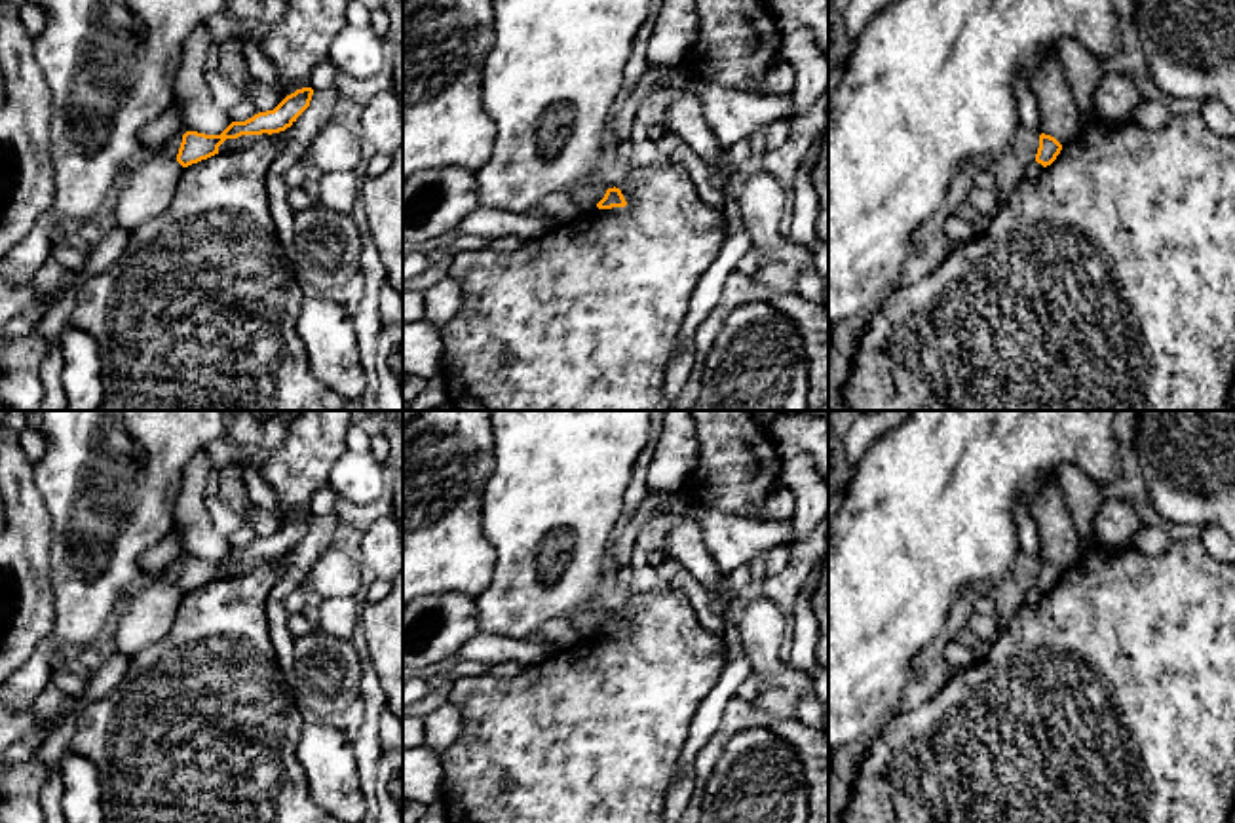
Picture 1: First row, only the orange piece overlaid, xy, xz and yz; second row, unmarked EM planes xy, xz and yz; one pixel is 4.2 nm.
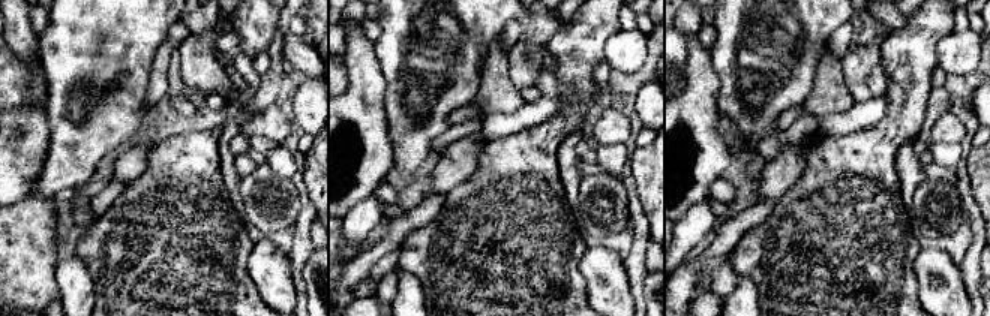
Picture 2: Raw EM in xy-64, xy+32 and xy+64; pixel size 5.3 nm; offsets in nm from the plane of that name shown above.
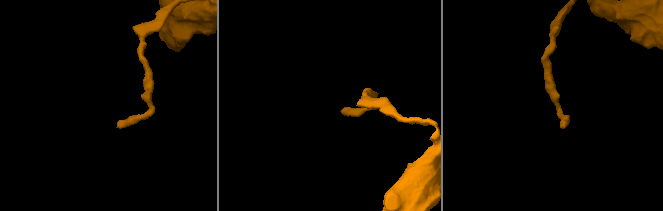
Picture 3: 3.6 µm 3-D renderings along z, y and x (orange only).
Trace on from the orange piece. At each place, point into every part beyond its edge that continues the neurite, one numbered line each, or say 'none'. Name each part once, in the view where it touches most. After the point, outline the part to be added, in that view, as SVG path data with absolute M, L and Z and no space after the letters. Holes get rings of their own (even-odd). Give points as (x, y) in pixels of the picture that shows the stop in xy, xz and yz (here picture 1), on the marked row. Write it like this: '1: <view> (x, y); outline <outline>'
none

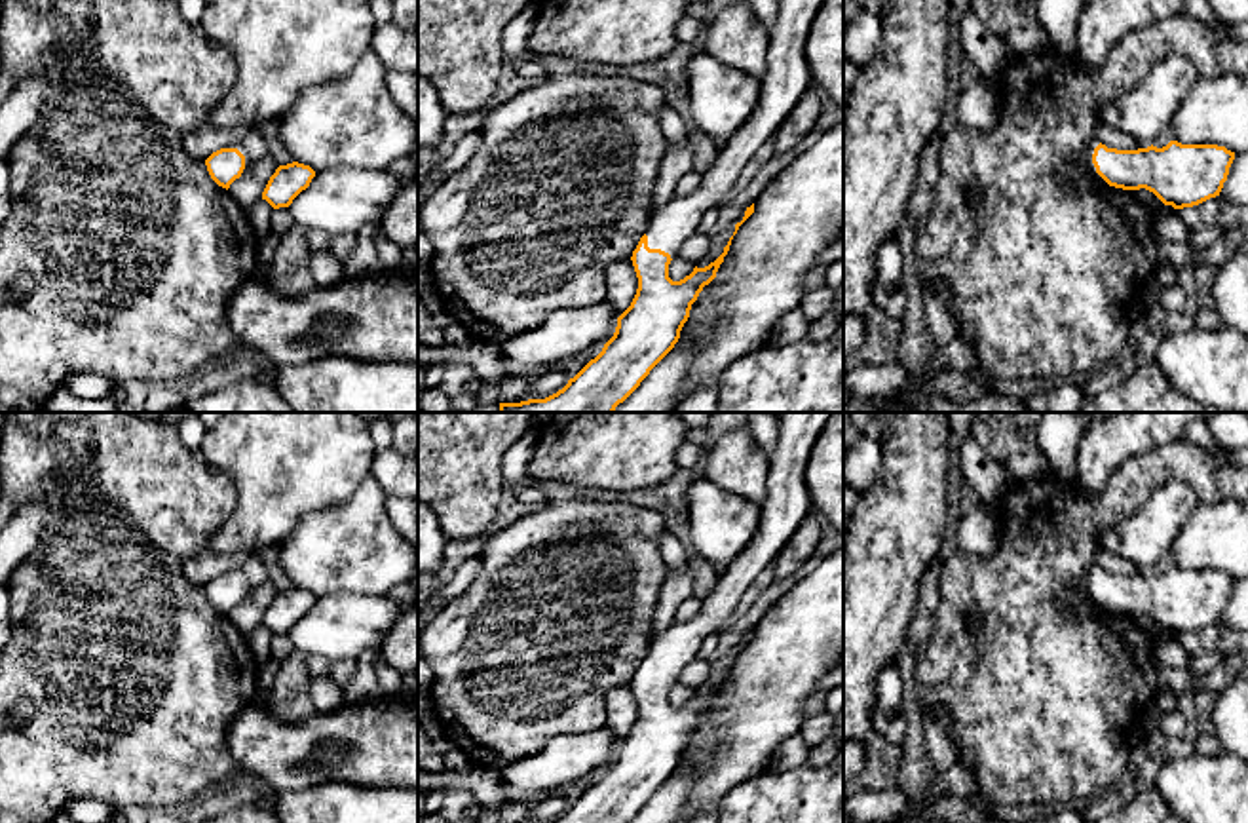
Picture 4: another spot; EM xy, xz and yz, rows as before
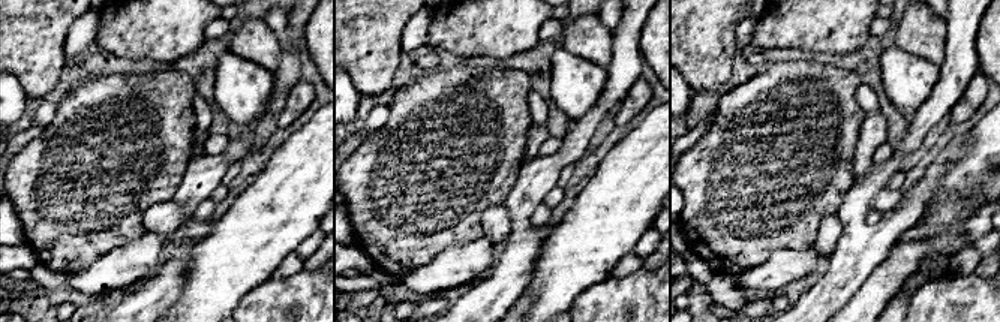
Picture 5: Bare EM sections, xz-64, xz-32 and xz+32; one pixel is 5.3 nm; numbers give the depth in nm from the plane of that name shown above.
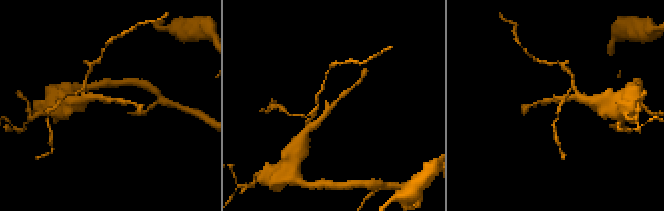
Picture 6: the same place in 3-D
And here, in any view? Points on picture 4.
1: xz (787, 78); outline M777 0L775 23L767 27L767 70L760 78L762 91L752 116L720 144L714 165L703 175L695 192L674 196L653 211L644 232L650 249L661 249L674 258L680 245L697 232L703 215L720 205L743 167L813 86L805 42L821 4L823 0Z

